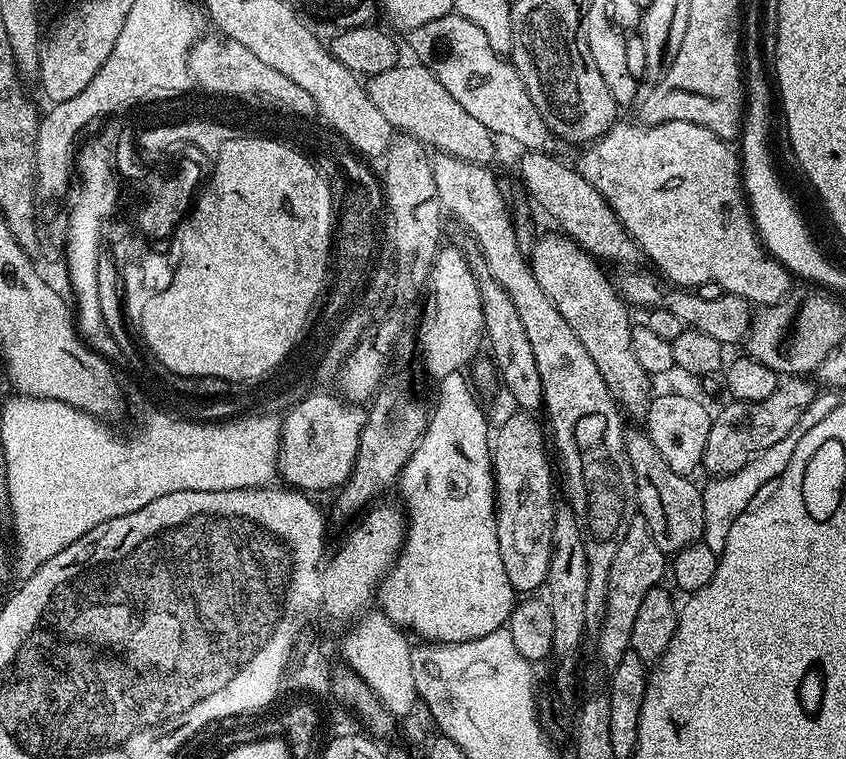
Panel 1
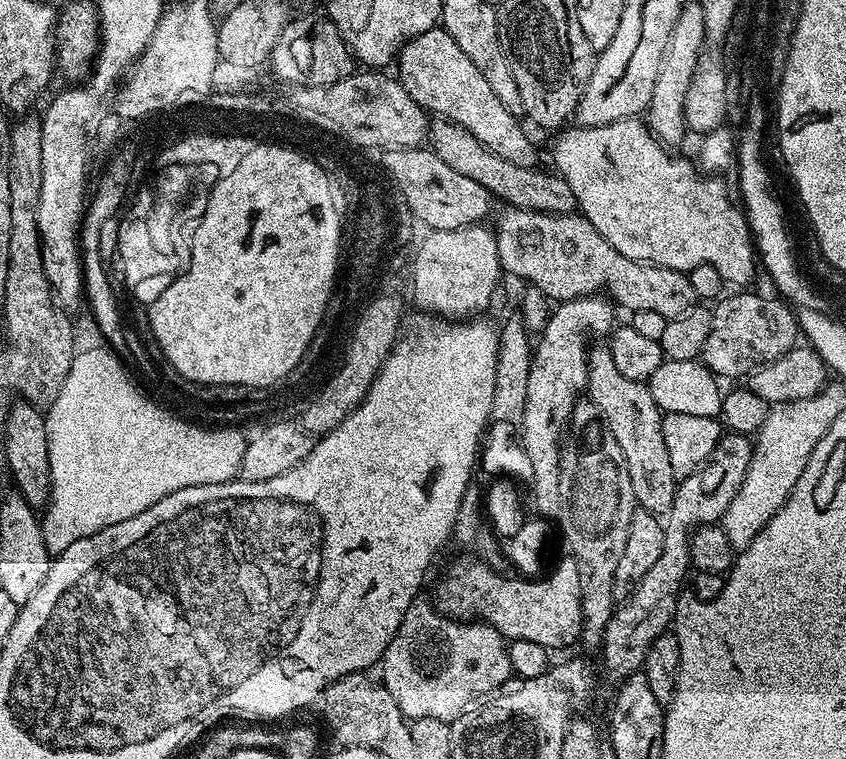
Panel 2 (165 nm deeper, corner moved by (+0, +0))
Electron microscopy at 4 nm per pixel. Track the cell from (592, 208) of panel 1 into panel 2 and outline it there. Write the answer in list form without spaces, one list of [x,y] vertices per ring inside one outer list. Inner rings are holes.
[[[443,26],[426,30],[424,34],[409,40],[398,53],[399,64],[398,79],[401,86],[425,113],[462,126],[474,134],[474,138],[478,138],[486,150],[498,154],[498,158],[506,162],[514,162],[523,168],[531,168],[537,163],[536,148],[531,138],[520,129],[521,117],[502,106],[498,94],[494,94],[486,78],[482,78],[478,66],[474,66],[474,62],[462,54],[458,42],[446,34]]]

